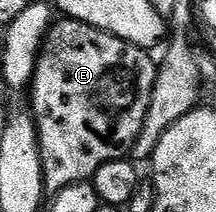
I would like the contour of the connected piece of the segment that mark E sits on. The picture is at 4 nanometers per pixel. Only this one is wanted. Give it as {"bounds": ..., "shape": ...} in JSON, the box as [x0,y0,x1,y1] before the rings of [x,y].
{"bounds":[29,17,157,193],"shape":[[[63,17],[52,22],[29,88],[29,110],[39,134],[43,186],[48,192],[56,193],[74,183],[94,180],[103,163],[122,160],[134,148],[141,125],[145,125],[145,113],[149,113],[157,70],[156,60],[147,55],[150,54],[144,48],[134,47],[76,19]]]}

